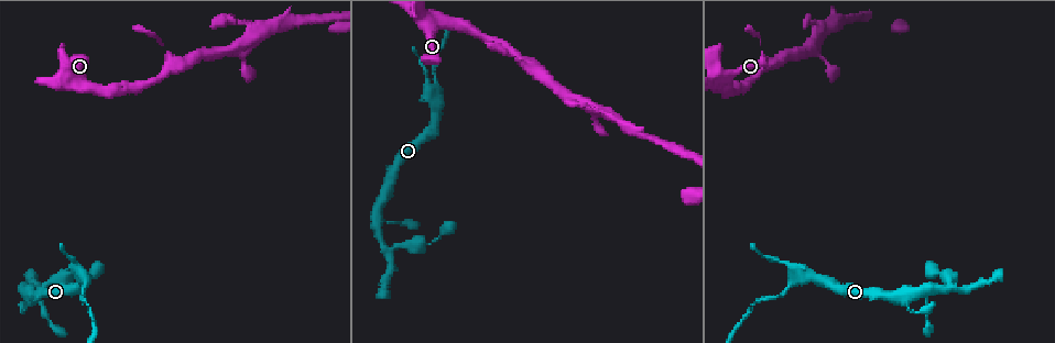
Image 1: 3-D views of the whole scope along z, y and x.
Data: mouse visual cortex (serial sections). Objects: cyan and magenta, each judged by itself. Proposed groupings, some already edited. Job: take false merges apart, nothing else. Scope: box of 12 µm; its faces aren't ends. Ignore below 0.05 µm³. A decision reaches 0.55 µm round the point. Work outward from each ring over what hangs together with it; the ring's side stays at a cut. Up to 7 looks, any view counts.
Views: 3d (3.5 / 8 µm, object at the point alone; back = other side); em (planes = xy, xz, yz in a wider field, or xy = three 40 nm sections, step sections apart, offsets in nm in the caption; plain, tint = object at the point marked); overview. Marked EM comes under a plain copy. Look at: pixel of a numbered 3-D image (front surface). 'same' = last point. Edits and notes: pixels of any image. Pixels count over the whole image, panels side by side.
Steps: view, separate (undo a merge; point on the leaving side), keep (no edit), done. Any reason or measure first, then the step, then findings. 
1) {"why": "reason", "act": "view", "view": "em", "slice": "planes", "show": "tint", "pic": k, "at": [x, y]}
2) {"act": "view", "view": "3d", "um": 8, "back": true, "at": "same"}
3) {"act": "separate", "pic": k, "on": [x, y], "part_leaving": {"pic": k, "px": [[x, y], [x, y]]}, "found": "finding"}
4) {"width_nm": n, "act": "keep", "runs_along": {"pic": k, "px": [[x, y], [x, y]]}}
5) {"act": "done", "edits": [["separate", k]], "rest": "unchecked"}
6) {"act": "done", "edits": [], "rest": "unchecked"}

{"why": "abrupt turn", "act": "view", "view": "3d", "um": 3.5, "back": true, "pic": 1, "at": [376, 217]}

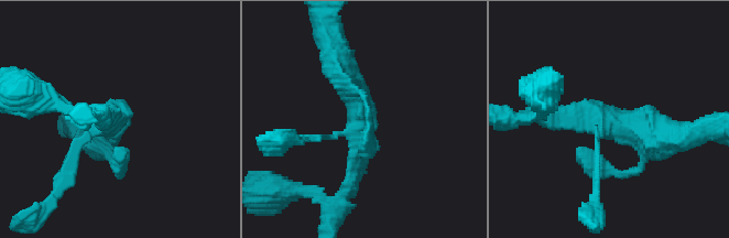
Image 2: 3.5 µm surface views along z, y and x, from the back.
{"arms": 3, "arm_widths_nm": [100, 250, 400], "act": "view", "view": "em", "slice": "xy", "step": 1, "show": "tint", "pic": 2, "at": [362, 128]}

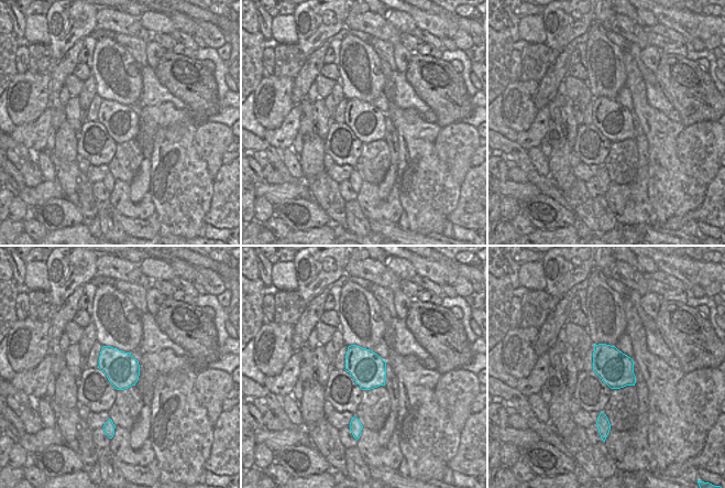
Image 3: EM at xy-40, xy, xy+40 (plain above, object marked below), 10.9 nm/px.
{"width_nm": 380, "act": "keep", "runs_along": {"pic": 2, "px": [[672, 133], [596, 117], [540, 117]]}, "found": "one cell here"}

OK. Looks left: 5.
{"why": "a fork", "act": "view", "view": "3d", "um": 8, "pic": 1, "at": [798, 278]}

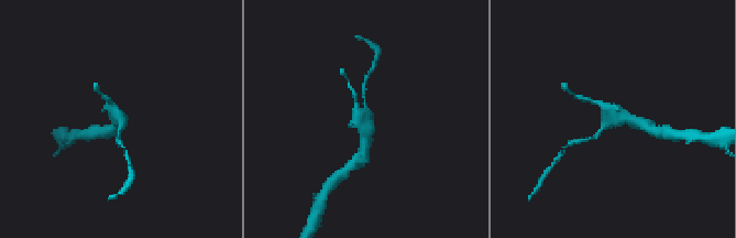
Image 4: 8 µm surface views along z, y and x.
{"why": "closer look", "act": "view", "view": "3d", "um": 3.5, "back": true, "pic": 4, "at": [612, 117]}

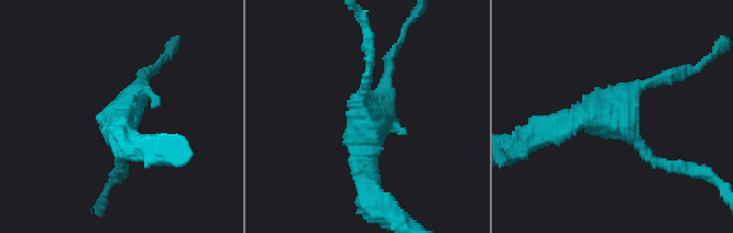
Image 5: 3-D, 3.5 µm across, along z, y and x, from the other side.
{"act": "separate", "pic": 5, "on": [370, 58], "part_leaving": {"pic": 5, "px": [[363, 89], [371, 67], [363, 22]]}, "found": "two cells meet here"}

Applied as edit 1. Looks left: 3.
{"act": "done", "edits": [["separate", 5]], "rest": "unchecked"}

